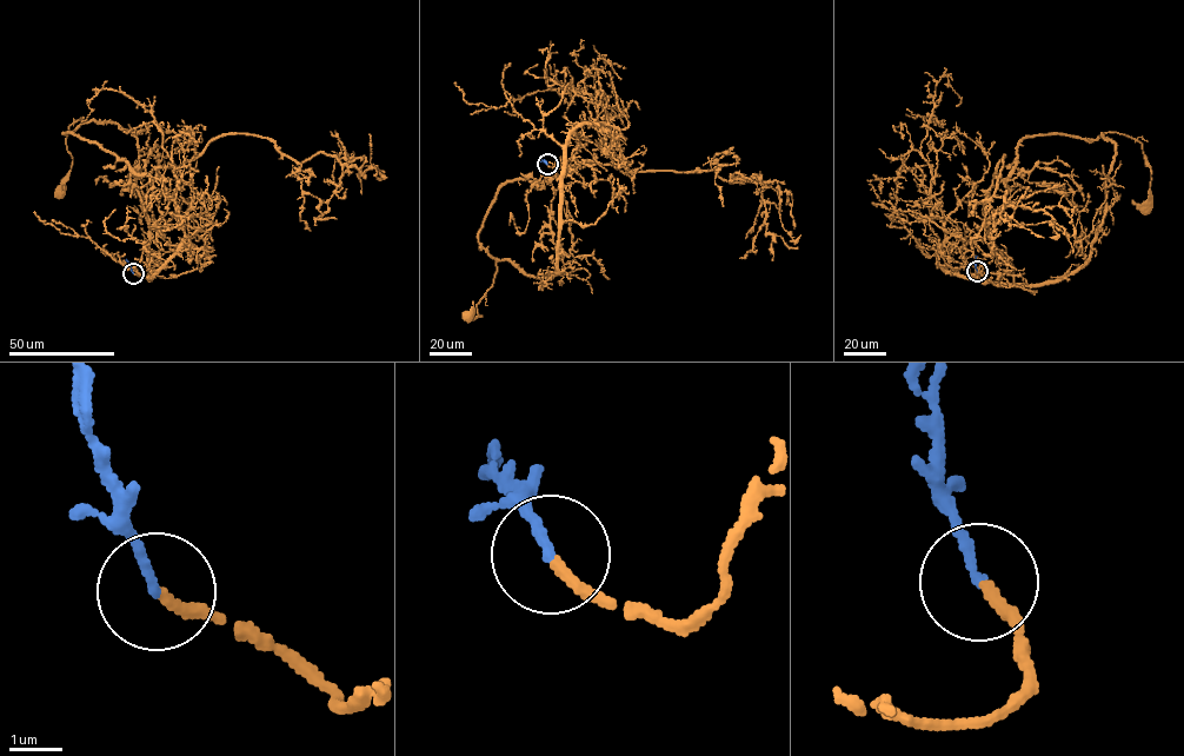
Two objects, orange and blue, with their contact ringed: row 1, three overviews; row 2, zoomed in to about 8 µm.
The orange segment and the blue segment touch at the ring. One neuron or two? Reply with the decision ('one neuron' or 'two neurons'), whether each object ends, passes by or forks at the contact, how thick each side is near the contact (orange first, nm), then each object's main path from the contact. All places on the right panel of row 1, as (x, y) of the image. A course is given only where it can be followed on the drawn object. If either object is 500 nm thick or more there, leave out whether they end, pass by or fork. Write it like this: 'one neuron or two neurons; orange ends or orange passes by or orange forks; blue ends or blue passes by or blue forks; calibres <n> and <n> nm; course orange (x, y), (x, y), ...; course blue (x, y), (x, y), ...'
one neuron; orange ends; blue ends; calibres 220 and 180 nm; course orange (977, 271), (975, 279), (1044, 284), (1084, 263), (1116, 154), (1108, 132), (1141, 143), (1151, 171), (1145, 206); course blue (977, 271), (977, 256)

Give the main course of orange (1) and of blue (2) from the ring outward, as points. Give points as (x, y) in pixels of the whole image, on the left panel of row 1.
1: (133, 273), (148, 278), (151, 270), (134, 137), (80, 118), (70, 126), (72, 164), (60, 190)
2: (133, 273), (126, 259)

